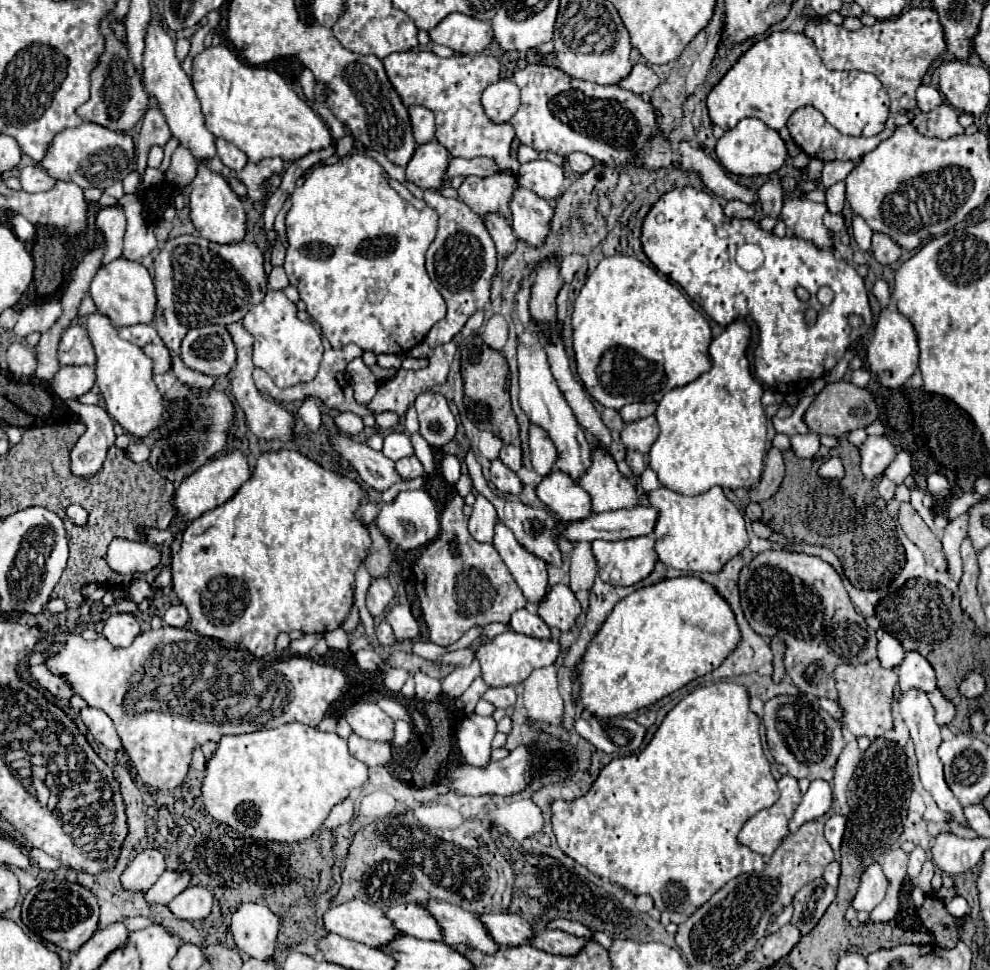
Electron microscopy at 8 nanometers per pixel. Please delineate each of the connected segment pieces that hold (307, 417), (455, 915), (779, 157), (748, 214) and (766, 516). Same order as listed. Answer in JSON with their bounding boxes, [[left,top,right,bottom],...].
[[299,399,321,433],[419,899,499,953],[715,117,787,177],[723,201,755,219],[761,437,905,589]]

